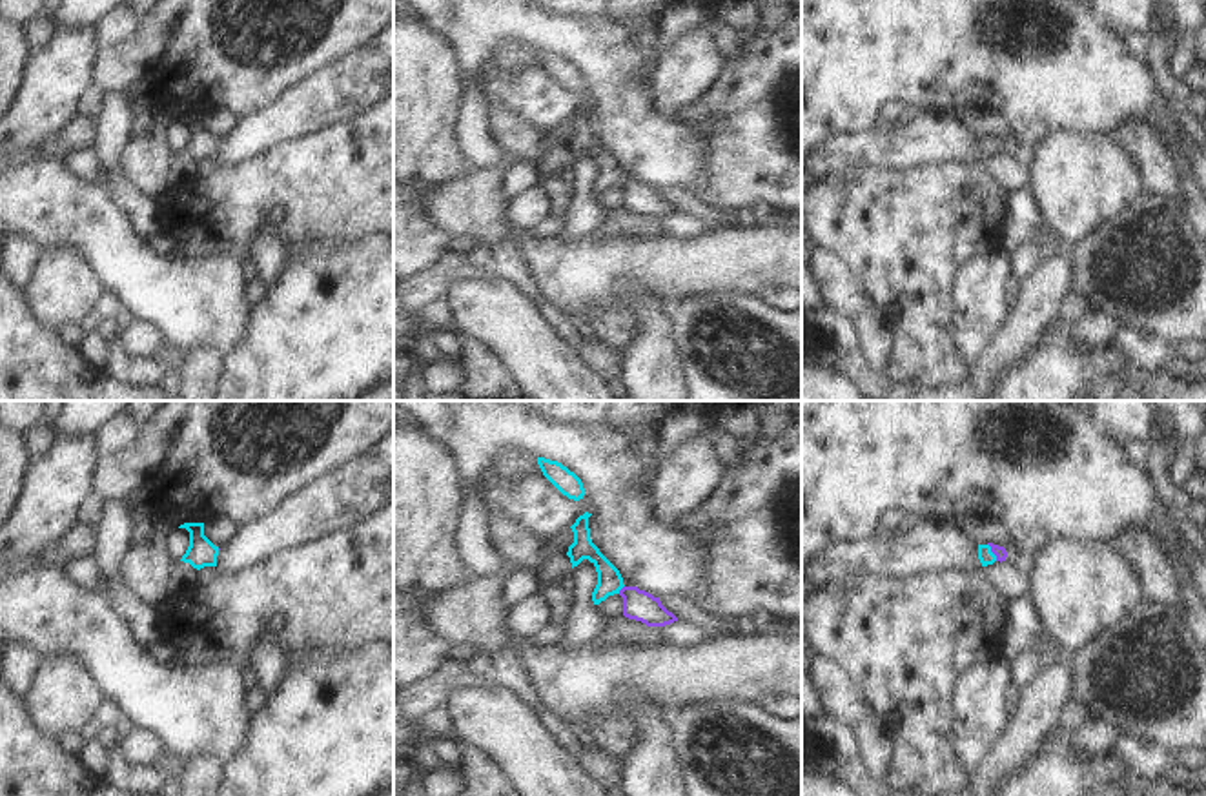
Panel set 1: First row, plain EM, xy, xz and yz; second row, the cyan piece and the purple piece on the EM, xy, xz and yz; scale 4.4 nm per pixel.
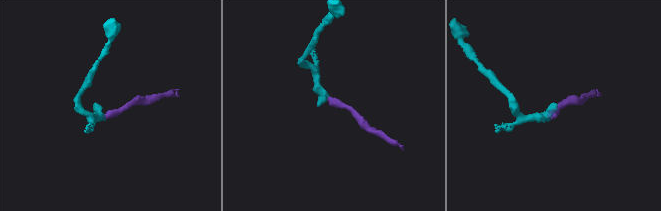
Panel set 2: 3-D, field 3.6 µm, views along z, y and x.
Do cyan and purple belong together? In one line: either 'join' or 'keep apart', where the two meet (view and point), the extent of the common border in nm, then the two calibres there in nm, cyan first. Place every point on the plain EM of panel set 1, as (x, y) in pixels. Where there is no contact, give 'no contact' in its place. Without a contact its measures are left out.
join | yz (991, 144) | 90 nm | 70/50 nm

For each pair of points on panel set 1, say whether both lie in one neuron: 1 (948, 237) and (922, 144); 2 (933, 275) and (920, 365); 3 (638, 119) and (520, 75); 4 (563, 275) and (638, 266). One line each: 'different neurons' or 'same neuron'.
1: different neurons
2: same neuron
3: different neurons
4: same neuron

